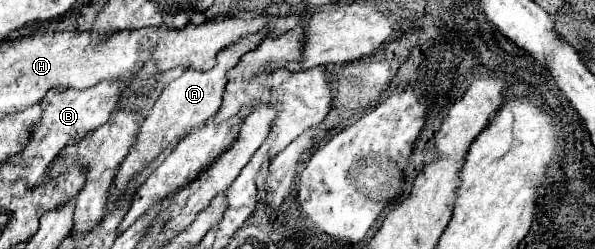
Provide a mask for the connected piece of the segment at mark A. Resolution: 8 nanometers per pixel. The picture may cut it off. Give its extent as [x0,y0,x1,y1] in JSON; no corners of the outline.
[114,33,262,193]

